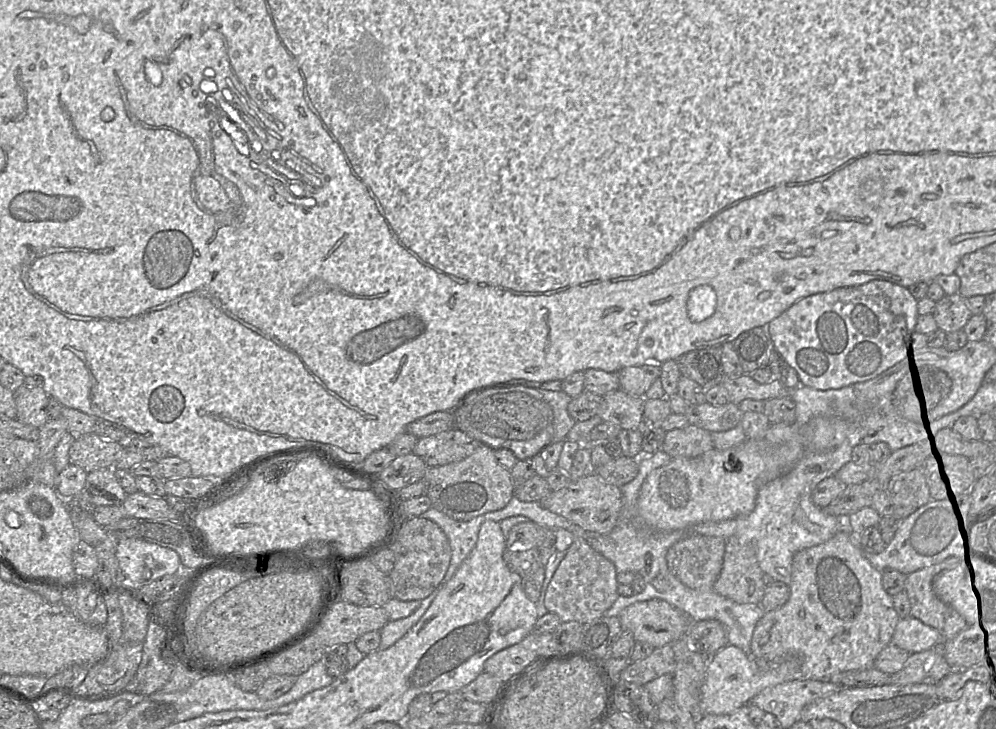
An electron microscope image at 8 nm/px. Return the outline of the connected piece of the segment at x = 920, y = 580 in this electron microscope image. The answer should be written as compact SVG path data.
M947 558L942 562L918 568L917 570L906 575L904 581L903 591L907 594L910 604L910 612L908 616L918 619L923 624L936 629L941 635L941 641L954 637L967 626L965 621L955 611L946 606L934 594L932 589L932 580L934 577L943 569L957 563L959 560L962 559Z

